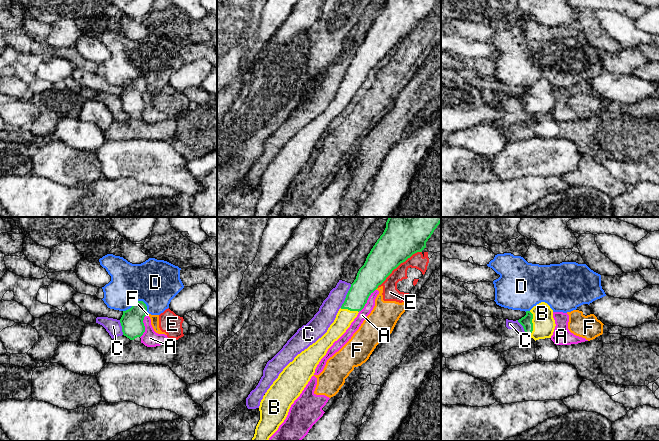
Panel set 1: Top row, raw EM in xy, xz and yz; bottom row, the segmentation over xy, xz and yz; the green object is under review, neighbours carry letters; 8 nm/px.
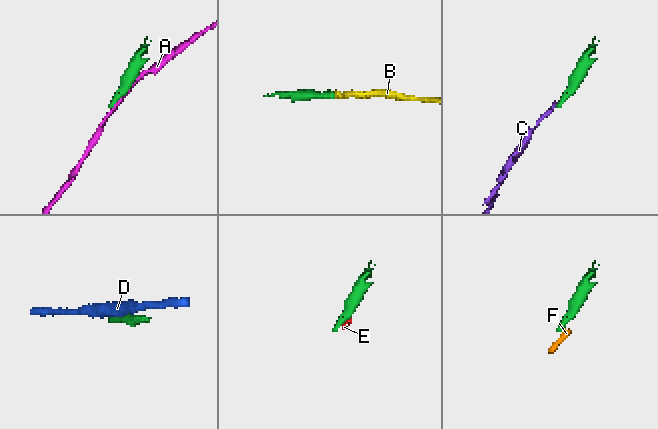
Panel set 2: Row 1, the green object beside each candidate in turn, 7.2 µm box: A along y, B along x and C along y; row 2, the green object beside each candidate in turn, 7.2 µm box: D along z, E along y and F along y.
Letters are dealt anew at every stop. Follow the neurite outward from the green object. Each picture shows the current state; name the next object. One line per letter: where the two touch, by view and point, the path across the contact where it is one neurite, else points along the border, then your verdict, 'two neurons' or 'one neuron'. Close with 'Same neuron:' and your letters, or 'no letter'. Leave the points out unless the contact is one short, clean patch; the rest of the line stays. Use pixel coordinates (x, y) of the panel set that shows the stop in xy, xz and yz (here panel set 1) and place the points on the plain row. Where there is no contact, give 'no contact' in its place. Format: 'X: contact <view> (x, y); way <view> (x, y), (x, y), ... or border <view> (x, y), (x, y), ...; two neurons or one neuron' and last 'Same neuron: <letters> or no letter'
A: contact xz (366, 77); two neurons
B: contact yz (532, 99); way yz (526, 97), (532, 99), (543, 98); one neuron
C: contact xz (346, 72); border xz (351, 60), (340, 83); two neurons
D: contact xy (136, 78); two neurons
E: contact xz (398, 41); border xz (421, 27), (413, 29), (401, 38), (377, 63); two neurons
F: contact xz (376, 64); border xz (377, 63), (375, 65); two neurons
Same neuron: B

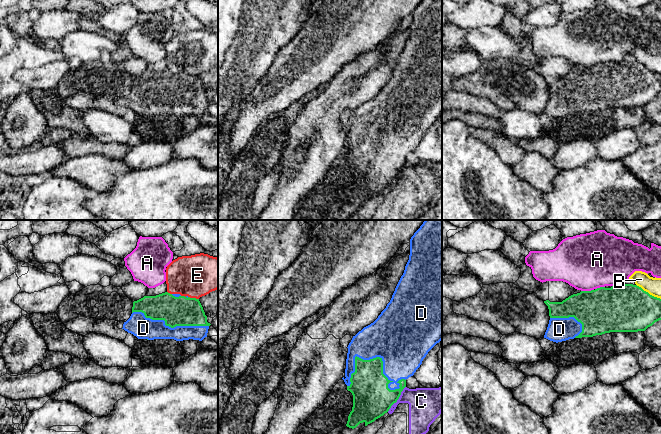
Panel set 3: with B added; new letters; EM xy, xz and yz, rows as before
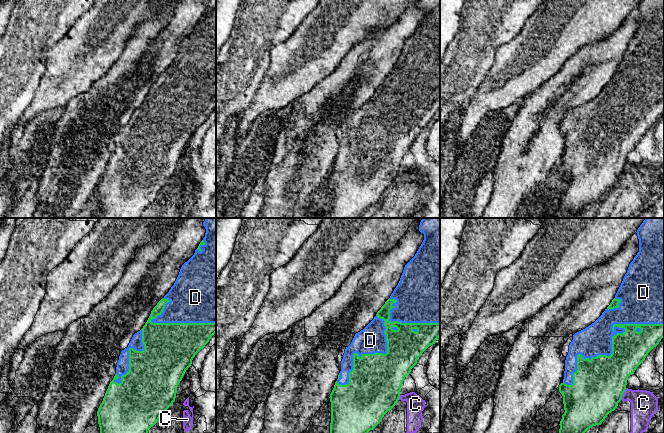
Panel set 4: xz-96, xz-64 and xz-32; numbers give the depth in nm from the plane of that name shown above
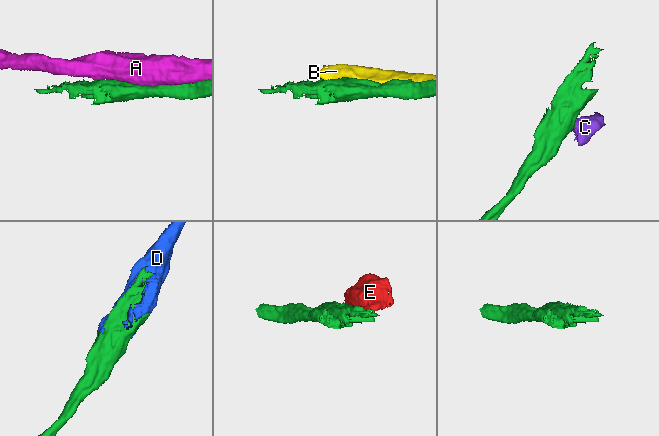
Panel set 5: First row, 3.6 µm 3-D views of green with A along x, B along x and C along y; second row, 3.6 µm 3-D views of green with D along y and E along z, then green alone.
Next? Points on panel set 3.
A: contact yz (587, 67); two neurons
B: contact yz (647, 68); two neurons
C: contact xz (398, 174); border xz (405, 162), (399, 174), (387, 187); two neurons
D: contact xz (379, 133); one neuron
E: contact xy (193, 74); two neurons
Same neuron: D

